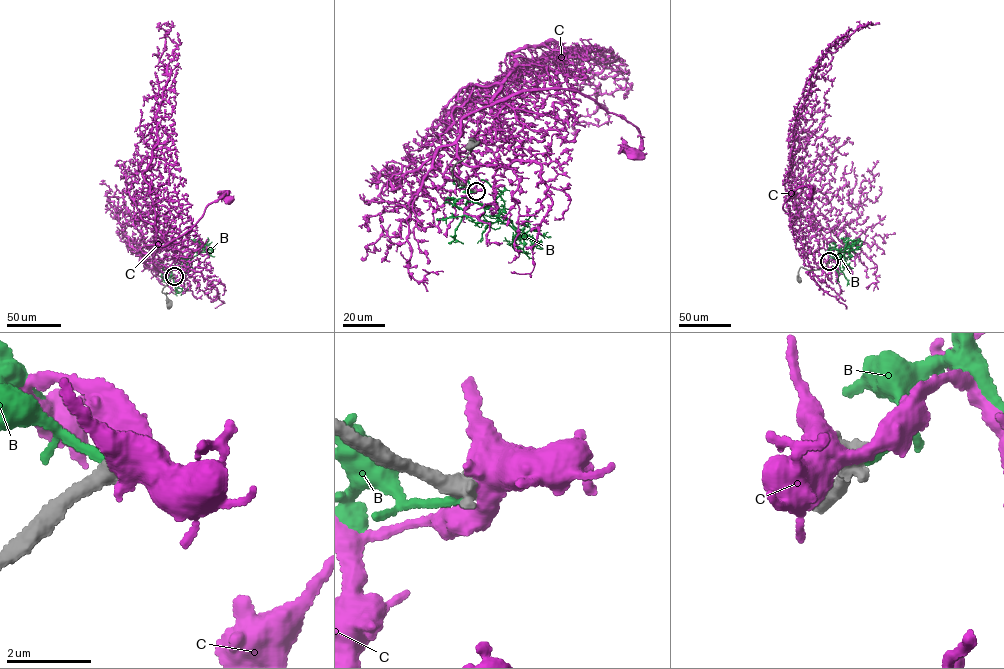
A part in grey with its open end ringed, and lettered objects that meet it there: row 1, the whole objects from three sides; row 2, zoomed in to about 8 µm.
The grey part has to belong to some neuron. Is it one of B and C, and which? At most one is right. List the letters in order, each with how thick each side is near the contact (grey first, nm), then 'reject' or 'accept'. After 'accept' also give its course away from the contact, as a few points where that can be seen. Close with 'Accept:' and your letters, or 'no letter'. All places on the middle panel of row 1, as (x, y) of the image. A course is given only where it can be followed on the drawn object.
B: 550 nm thick on the grey side, 200 nm on the other; reject
C: 550 nm thick on the grey side, 500 nm on the other; reject
Accept: no letter

